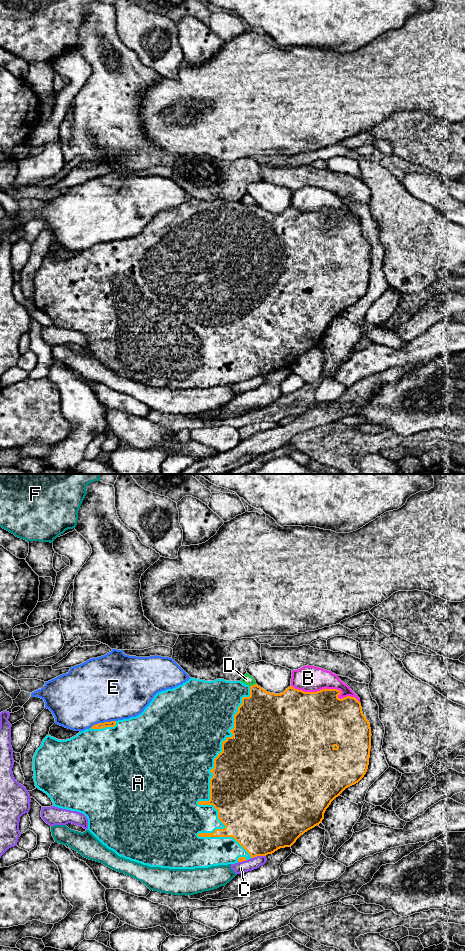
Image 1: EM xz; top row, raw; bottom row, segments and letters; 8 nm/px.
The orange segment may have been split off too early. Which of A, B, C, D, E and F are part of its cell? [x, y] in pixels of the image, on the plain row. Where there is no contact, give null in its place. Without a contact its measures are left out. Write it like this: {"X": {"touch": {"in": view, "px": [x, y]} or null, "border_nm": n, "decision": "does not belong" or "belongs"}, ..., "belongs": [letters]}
{"A": {"touch": {"in": "xz", "px": [204, 321]}, "border_nm": 1400, "decision": "belongs"}, "B": {"touch": {"in": "xz", "px": [329, 209]}, "border_nm": 550, "decision": "does not belong"}, "C": {"touch": {"in": "xz", "px": [258, 375]}, "border_nm": 120, "decision": "does not belong"}, "D": {"touch": {"in": "xz", "px": [252, 205]}, "border_nm": 50, "decision": "does not belong"}, "E": {"touch": {"in": "xz", "px": [102, 243]}, "border_nm": 220, "decision": "does not belong"}, "F": {"touch": {"in": "xz", "px": [335, 268]}, "border_nm": 40, "decision": "does not belong"}, "belongs": ["A"]}

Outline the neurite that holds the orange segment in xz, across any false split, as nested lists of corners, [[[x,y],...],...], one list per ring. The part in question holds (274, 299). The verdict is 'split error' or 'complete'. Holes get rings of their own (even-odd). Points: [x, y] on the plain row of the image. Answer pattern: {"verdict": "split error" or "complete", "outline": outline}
{"verdict": "split error", "outline": [[[190,198],[182,205],[157,213],[149,223],[149,225],[144,229],[144,231],[136,237],[118,241],[98,243],[93,245],[89,249],[81,251],[76,256],[66,260],[58,260],[54,257],[51,257],[50,255],[47,255],[43,259],[41,266],[36,270],[33,277],[33,298],[35,306],[51,318],[53,326],[83,333],[88,339],[87,350],[89,350],[108,369],[114,371],[120,377],[141,383],[143,385],[169,389],[195,389],[208,388],[218,385],[235,384],[257,376],[266,376],[268,374],[274,373],[280,368],[291,367],[301,355],[319,345],[324,339],[324,333],[331,322],[336,317],[340,316],[340,314],[346,308],[358,303],[367,292],[371,269],[370,243],[363,235],[361,223],[355,217],[347,216],[340,219],[338,217],[340,214],[341,211],[337,209],[325,208],[317,212],[304,212],[302,210],[295,209],[292,206],[288,207],[283,213],[275,214],[267,212],[257,204],[249,206],[243,204],[241,201],[226,201],[224,199],[205,201]]]}

